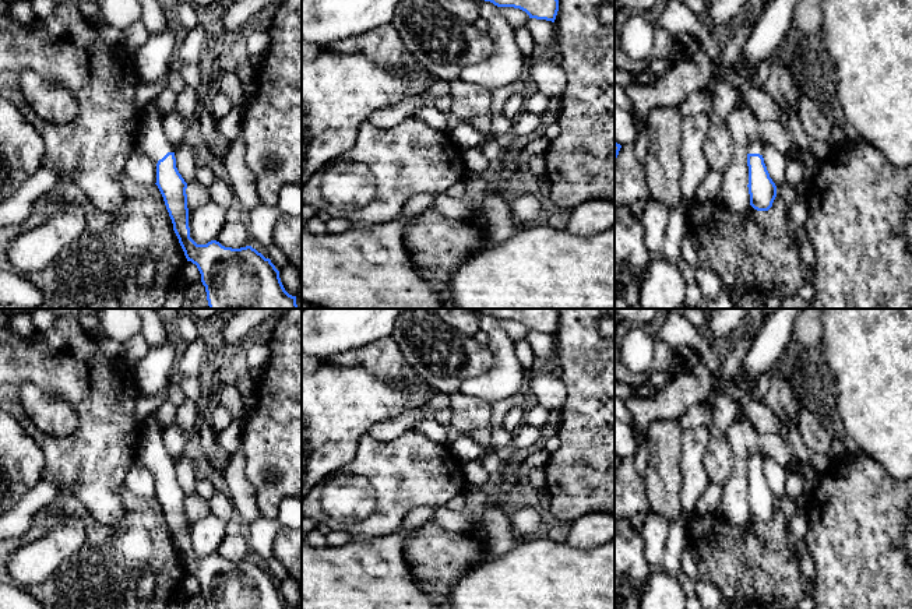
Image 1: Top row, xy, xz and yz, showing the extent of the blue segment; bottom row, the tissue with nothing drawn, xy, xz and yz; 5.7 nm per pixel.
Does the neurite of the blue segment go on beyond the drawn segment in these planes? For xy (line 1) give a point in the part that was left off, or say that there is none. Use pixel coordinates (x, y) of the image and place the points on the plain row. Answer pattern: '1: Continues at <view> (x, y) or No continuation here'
1: Continues at xy (151, 451)

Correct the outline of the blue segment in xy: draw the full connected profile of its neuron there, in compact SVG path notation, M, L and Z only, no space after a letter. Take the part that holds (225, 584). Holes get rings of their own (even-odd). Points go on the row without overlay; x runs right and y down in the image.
M155 412L144 420L137 457L156 478L155 497L187 574L196 577L201 587L207 609L292 609L271 573L251 559L232 562L216 553L197 557L190 550L187 496L176 480L175 460L162 443L162 427Z

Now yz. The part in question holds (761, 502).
M754 451L747 462L750 518L757 524L768 524L777 510L777 499L770 490L763 471L764 454Z

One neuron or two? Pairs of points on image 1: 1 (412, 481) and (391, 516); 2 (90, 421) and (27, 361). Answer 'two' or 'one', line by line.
1: one
2: one

